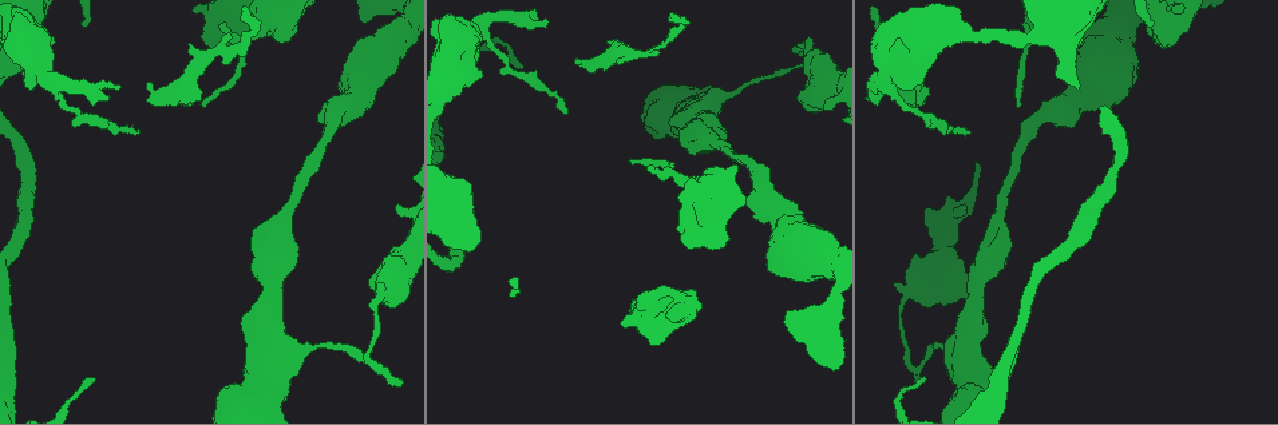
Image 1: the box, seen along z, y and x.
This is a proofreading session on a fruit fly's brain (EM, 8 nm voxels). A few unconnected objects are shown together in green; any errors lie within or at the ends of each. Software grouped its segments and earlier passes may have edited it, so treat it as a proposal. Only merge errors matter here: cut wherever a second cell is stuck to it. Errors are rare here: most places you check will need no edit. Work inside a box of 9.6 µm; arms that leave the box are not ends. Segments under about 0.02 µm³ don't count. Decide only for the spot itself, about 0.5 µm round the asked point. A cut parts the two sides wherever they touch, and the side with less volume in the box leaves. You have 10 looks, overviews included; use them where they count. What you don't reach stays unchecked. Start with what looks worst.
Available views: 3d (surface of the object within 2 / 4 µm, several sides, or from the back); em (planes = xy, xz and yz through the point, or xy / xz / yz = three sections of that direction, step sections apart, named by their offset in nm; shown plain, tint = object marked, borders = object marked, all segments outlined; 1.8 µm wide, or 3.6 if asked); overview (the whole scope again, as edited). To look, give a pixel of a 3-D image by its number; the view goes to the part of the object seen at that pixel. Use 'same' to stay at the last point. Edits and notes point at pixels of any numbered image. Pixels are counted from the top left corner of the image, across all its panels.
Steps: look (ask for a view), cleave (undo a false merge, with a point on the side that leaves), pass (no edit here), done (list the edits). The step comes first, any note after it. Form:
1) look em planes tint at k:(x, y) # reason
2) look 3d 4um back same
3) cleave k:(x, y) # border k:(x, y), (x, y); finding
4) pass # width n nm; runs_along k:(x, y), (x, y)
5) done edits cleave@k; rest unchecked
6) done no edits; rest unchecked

look 3d 4um at 1:(280, 359) # sudden change in width

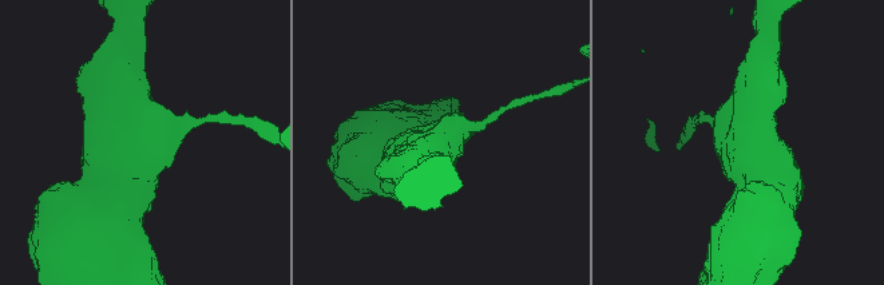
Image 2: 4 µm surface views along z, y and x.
look em 3.6um xz step 8 tint at 2:(740, 140) # now the EM

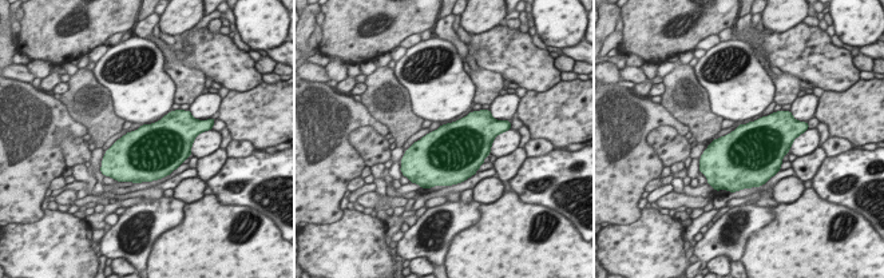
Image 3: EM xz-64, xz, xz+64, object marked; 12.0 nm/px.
look em 3.6um planes tint same # cut it another way

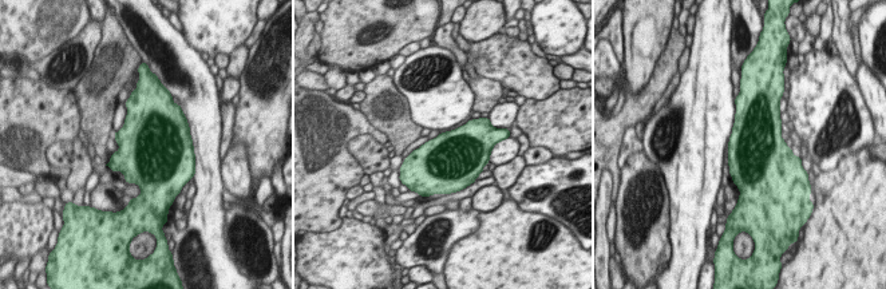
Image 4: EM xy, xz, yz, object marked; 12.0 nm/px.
pass # continuous, no second cell

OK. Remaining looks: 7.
look 3d 2um back at 1:(677, 175) # calibre changes

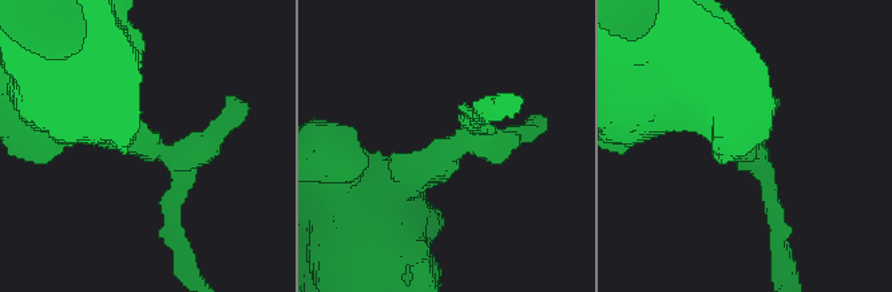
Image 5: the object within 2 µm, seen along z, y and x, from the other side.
look em planes tint at 5:(143, 141)

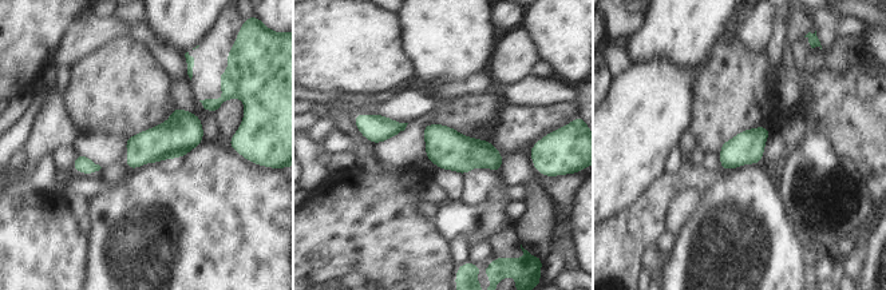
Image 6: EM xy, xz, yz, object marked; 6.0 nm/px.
pass # width 190 nm; continuous, no second cell

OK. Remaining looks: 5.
look em yz step 8 tint at 1:(626, 54) # sudden change in width

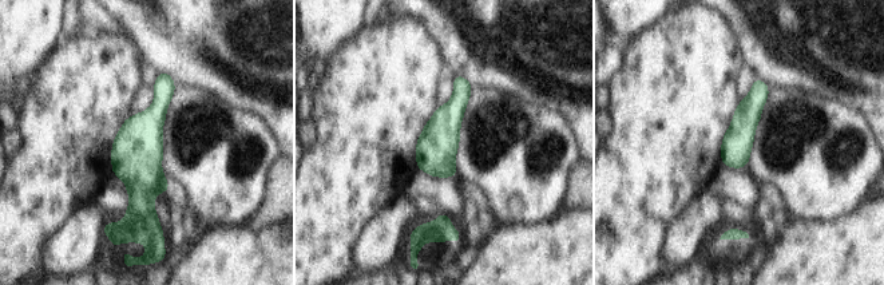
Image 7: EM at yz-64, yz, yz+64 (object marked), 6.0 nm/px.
look em planes tint same

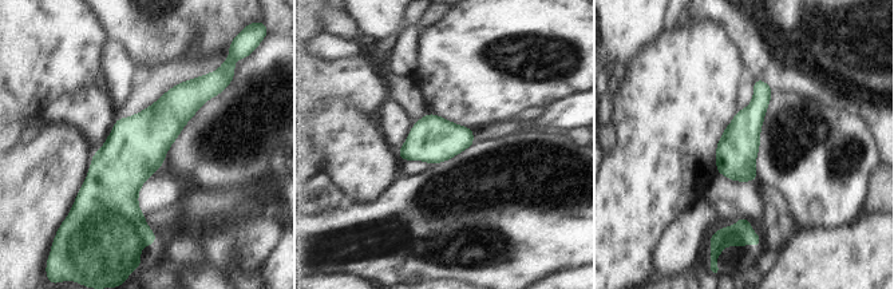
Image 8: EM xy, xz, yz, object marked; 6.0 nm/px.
pass # runs_along 8:(193, 83), (129, 157), (138, 226); all the same cell

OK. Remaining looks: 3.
look 3d 4um back at 1:(42, 70) # sharp bend

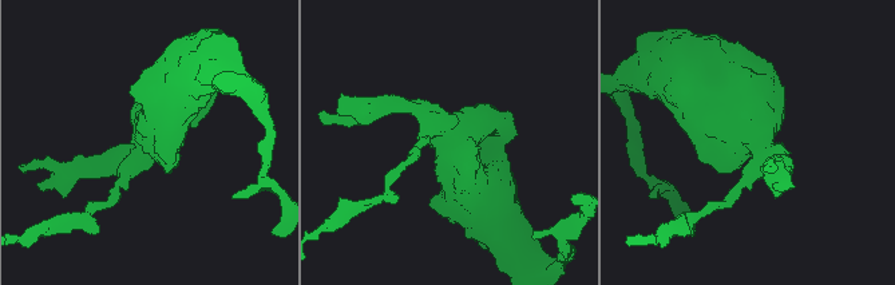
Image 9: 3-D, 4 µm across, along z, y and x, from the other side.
look em 3.6um planes tint at 9:(454, 133)

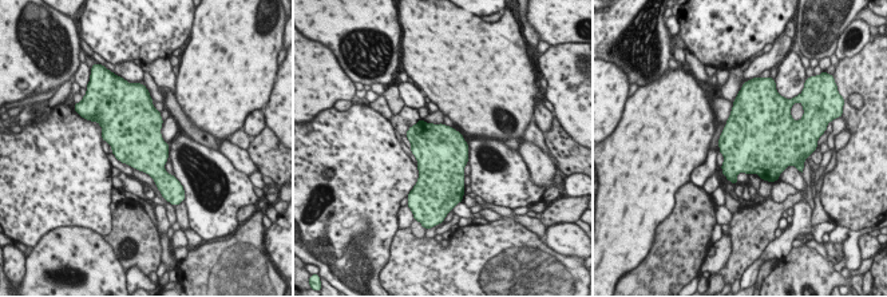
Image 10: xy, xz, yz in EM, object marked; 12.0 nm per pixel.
pass # all the same cell

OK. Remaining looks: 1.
done no edits; rest unchecked

